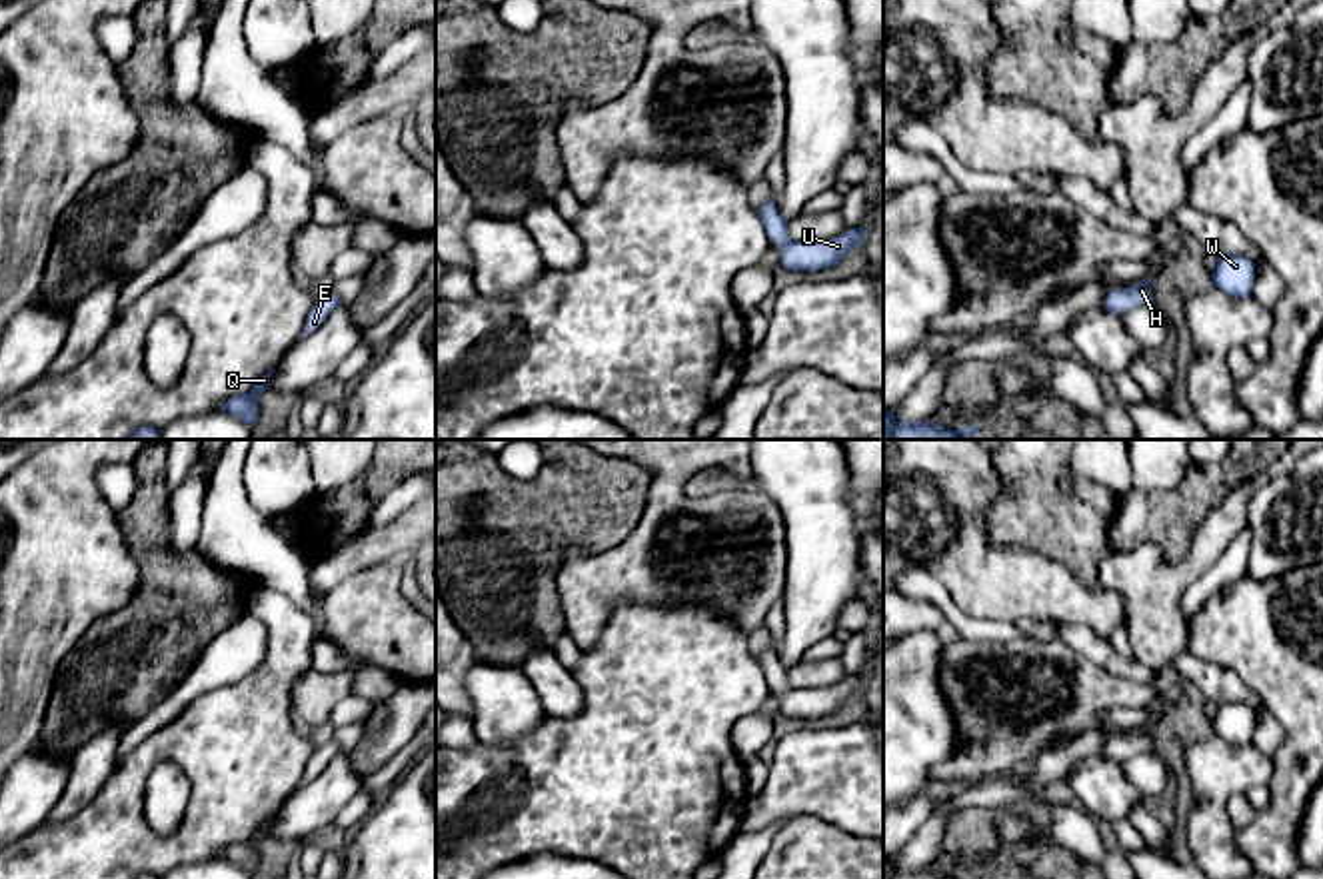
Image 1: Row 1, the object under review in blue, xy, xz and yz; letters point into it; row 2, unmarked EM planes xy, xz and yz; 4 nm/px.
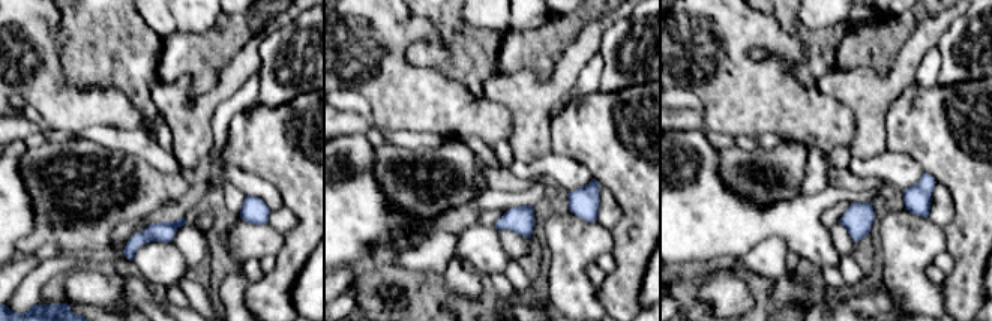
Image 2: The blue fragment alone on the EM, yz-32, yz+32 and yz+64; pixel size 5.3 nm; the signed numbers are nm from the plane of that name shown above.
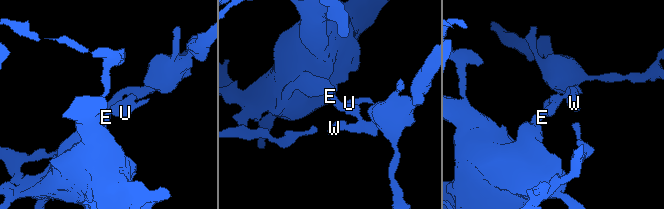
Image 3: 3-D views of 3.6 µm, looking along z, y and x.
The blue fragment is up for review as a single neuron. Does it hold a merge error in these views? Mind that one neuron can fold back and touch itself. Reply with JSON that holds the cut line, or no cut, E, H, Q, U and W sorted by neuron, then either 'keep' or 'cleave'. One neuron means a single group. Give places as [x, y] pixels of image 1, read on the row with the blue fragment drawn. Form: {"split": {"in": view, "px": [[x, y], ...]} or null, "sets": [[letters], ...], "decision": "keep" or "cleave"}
{"split": null, "sets": [["E", "H", "Q", "U", "W"]], "decision": "keep"}

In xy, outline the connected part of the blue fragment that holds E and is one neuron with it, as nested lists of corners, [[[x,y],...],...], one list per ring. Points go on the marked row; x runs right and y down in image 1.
[[[330,292],[326,298],[318,298],[306,318],[302,338],[318,330],[338,306],[340,298],[334,292]]]

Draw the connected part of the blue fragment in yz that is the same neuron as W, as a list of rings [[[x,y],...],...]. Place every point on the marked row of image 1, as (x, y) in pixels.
[[[1225,252],[1217,256],[1211,286],[1233,298],[1251,298],[1253,282],[1255,264],[1247,256],[1239,252]]]

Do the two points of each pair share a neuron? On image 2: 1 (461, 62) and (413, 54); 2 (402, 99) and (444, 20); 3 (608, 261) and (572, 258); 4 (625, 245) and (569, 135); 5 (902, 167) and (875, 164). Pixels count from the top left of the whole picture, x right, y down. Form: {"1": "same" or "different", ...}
{"1": "same", "2": "different", "3": "different", "4": "same", "5": "same"}

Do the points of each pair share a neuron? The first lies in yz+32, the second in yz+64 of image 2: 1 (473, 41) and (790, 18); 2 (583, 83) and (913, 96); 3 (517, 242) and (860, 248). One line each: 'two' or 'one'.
1: one
2: two
3: two

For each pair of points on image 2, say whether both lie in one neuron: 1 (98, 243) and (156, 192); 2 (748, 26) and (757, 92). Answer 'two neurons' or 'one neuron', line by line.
1: one neuron
2: one neuron

